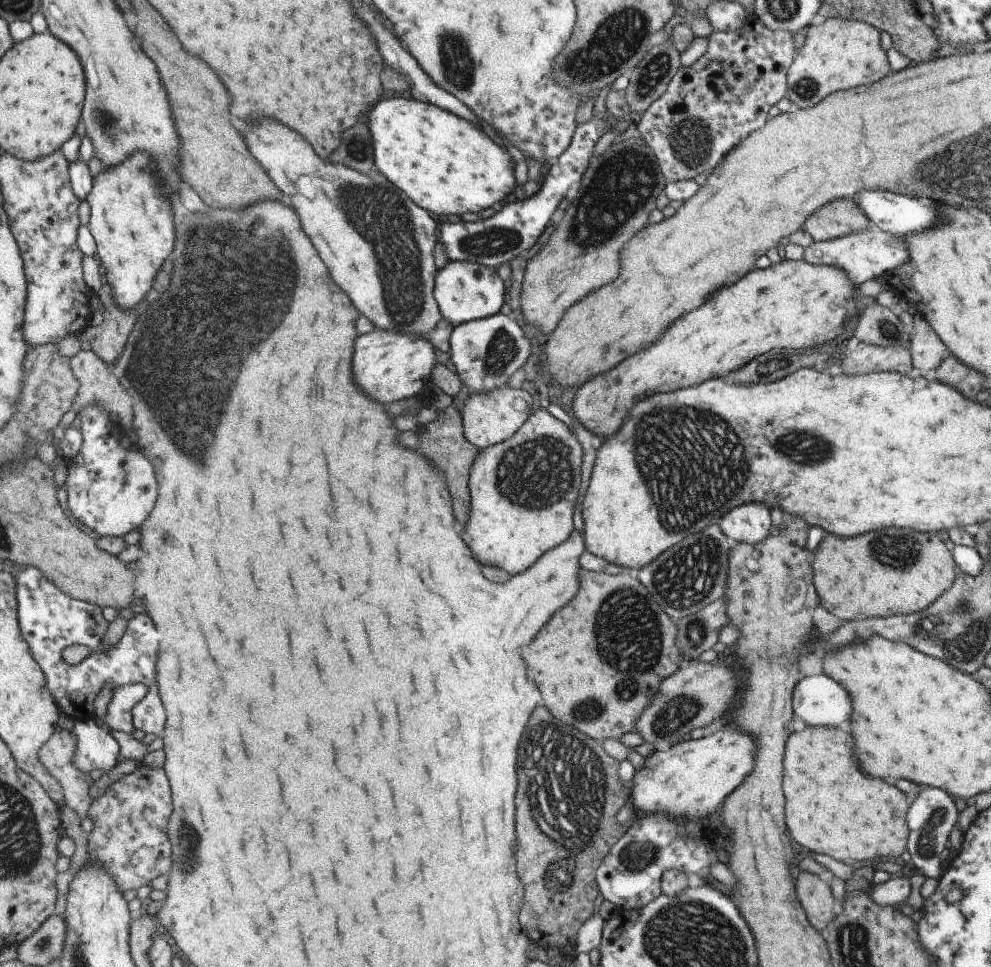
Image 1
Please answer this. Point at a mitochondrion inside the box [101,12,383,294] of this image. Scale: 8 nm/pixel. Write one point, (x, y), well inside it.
(358, 149)

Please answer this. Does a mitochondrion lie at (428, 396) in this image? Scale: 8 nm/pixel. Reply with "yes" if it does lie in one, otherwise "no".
no

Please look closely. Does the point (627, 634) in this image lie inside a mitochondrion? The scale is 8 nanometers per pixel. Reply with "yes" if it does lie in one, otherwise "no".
yes

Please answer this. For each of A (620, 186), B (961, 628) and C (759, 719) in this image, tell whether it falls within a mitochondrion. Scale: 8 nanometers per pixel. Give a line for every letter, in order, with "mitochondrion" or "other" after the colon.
A: mitochondrion
B: mitochondrion
C: other

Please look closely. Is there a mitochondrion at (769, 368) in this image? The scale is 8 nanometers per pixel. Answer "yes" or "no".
yes

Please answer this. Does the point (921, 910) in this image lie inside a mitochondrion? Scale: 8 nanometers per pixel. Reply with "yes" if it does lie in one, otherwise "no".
no

